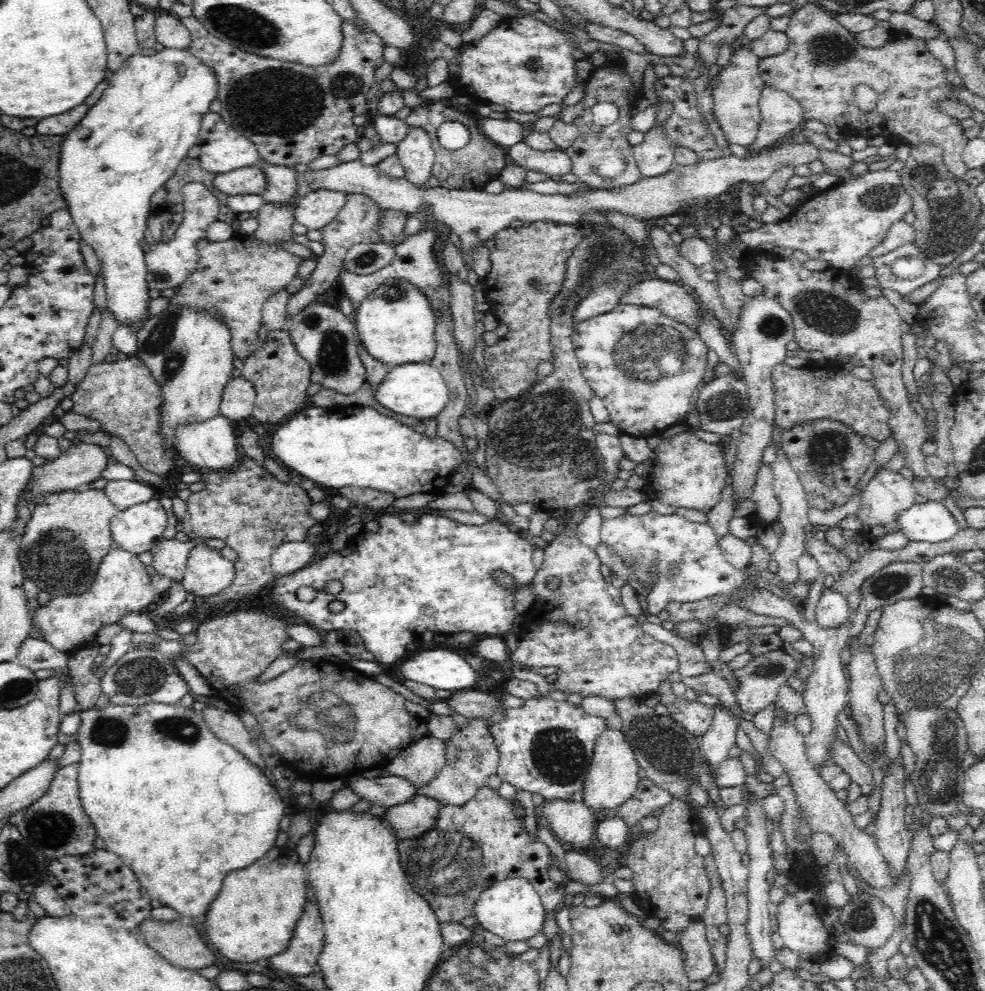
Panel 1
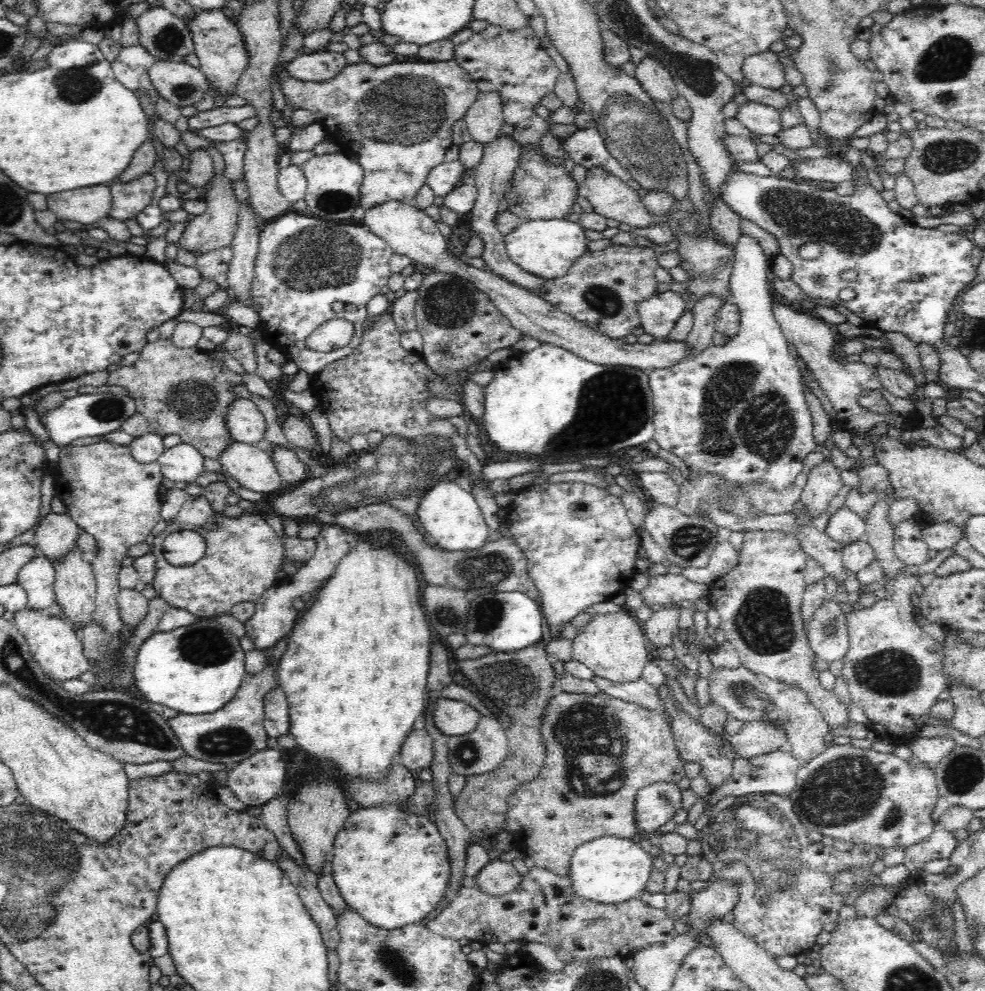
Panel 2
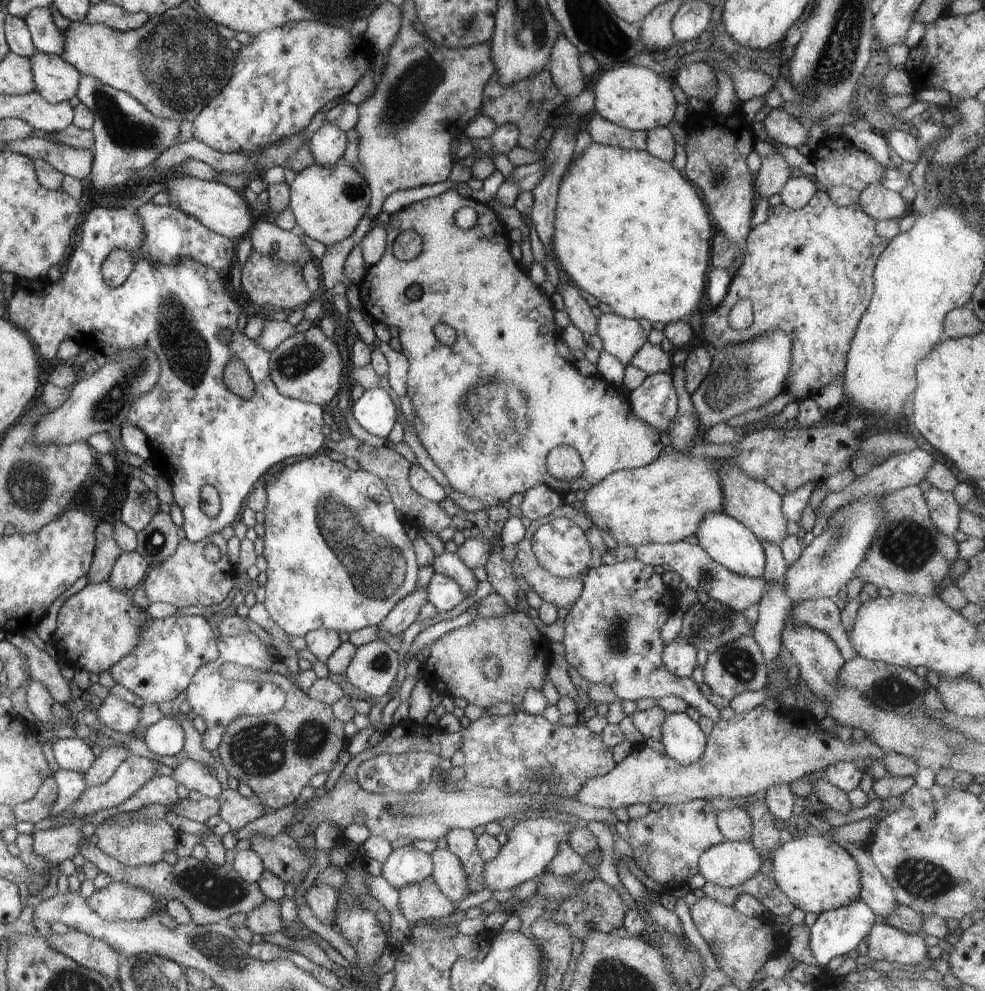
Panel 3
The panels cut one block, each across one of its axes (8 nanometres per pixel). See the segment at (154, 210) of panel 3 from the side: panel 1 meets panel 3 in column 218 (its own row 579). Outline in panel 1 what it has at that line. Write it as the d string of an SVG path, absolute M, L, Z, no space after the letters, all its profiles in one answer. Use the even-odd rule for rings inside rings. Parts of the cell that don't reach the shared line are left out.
M242 454L240 456L240 460L236 462L236 466L232 468L232 472L204 472L202 474L204 476L204 482L206 482L206 488L204 490L200 490L200 492L194 492L194 494L190 494L190 498L186 500L186 504L188 504L188 512L186 512L186 516L184 516L184 520L182 520L182 532L186 532L186 536L188 536L188 540L192 540L192 538L196 538L196 536L206 536L206 538L222 538L224 542L226 542L226 546L230 546L232 550L236 550L236 554L238 554L238 560L234 562L234 570L236 570L236 576L234 576L234 582L228 586L228 588L224 588L220 594L214 594L214 596L210 596L208 600L202 600L204 604L202 604L202 608L204 610L222 610L226 604L228 606L236 606L236 602L240 602L240 600L234 600L232 602L232 598L250 598L252 594L256 594L258 592L258 588L262 588L262 586L268 586L268 582L272 582L272 578L274 578L274 572L272 572L272 554L276 552L276 548L278 546L282 546L282 544L286 544L286 542L304 542L306 540L306 532L308 532L308 528L310 526L314 526L314 524L318 524L318 522L314 522L310 516L308 516L308 506L312 504L312 500L308 498L308 494L298 486L298 484L282 484L282 482L278 482L272 474L268 474L266 472L266 468L264 466L260 466L254 458L250 458L248 454Z

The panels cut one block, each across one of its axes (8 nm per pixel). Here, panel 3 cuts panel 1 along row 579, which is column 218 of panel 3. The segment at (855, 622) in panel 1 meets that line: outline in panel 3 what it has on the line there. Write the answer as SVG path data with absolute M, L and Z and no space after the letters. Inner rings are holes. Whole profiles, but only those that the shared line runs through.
M81 840L81 844L77 846L79 854L89 860L91 864L95 864L99 868L99 872L105 872L113 878L113 882L119 884L129 884L135 888L143 888L147 892L151 892L155 898L165 898L169 900L179 900L181 904L185 904L191 910L191 922L195 922L195 926L209 926L209 924L219 924L225 922L231 914L249 914L251 910L255 910L257 906L263 906L263 902L267 902L267 896L261 892L261 888L257 884L245 884L241 882L241 878L229 868L217 868L213 866L209 860L195 860L195 858L179 858L173 866L167 864L165 860L161 860L155 866L139 866L139 868L129 868L123 866L119 860L103 854L103 850L95 844L91 844L89 840Z

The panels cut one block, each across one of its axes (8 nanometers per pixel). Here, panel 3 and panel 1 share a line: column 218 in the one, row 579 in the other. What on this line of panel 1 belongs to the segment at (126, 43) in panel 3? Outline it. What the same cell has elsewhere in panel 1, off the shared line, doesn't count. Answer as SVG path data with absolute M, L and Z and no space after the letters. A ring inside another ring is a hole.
M84 488L82 492L70 490L50 494L34 508L18 546L18 560L24 576L34 578L38 588L46 588L52 600L60 596L86 594L96 580L102 560L114 546L112 518L116 514L118 510L112 506L104 490Z

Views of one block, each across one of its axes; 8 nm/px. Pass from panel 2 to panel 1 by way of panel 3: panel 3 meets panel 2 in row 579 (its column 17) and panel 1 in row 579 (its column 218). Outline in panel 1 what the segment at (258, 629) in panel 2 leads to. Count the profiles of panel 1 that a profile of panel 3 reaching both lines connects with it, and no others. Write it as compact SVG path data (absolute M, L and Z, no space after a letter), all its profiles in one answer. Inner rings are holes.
M398 510L386 512L386 516L380 520L380 530L376 534L368 534L366 530L350 538L350 542L344 542L344 548L338 552L330 552L322 560L314 560L312 566L306 566L294 574L280 576L274 580L274 586L270 588L270 606L286 610L290 616L302 618L306 624L312 622L314 628L322 628L326 632L332 630L354 630L362 636L364 648L368 654L376 658L376 662L382 666L392 664L406 654L406 646L414 642L418 634L424 630L430 632L474 632L476 636L506 636L508 630L514 626L516 610L514 610L514 598L510 590L496 584L492 580L492 574L496 570L508 572L516 580L516 588L528 586L536 578L536 568L532 564L532 552L536 546L528 544L528 538L522 538L520 532L514 532L512 526L506 520L490 520L482 526L470 526L460 524L456 520L430 514L430 512L416 512L418 520L414 524L406 524L396 514L406 514ZM340 580L344 584L344 590L340 594L328 594L324 592L326 582ZM300 586L312 586L318 594L312 602L302 602L296 596L296 590ZM334 600L344 602L344 610L334 614L330 612L330 604Z

